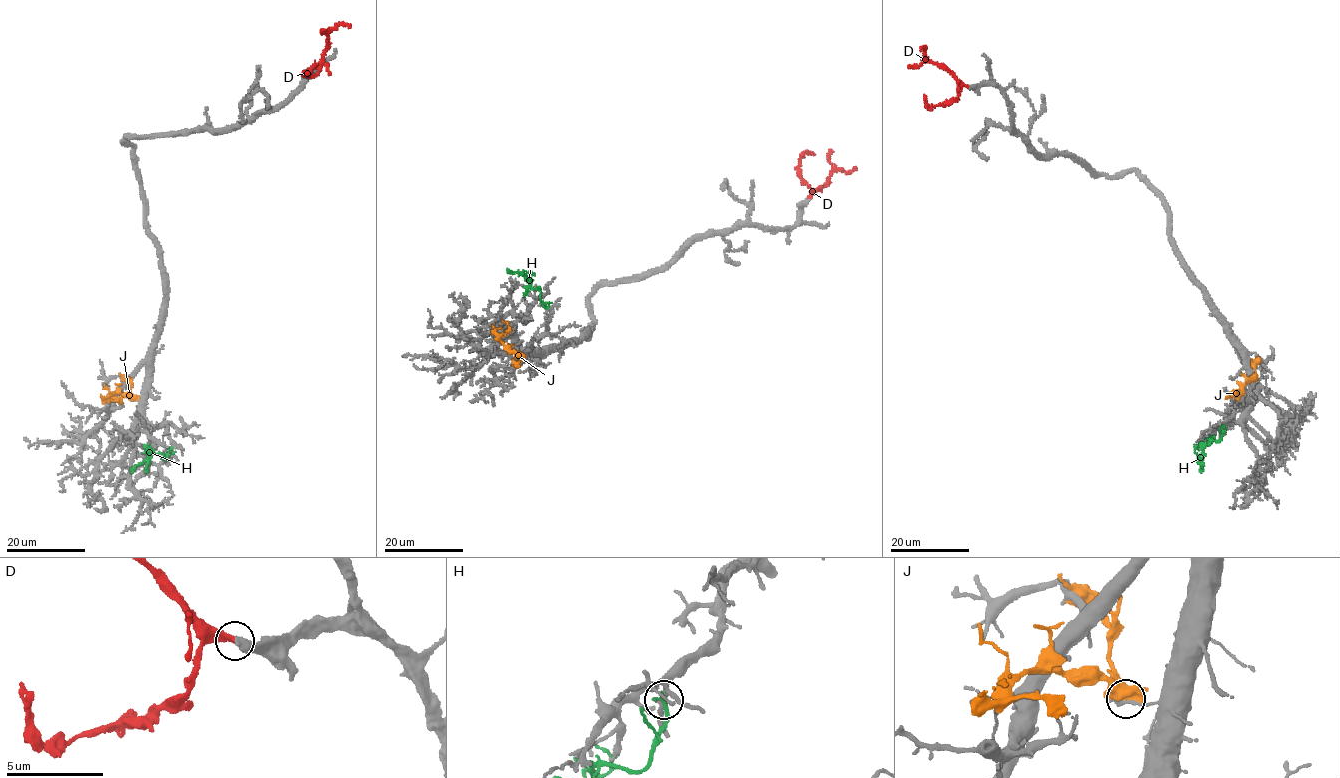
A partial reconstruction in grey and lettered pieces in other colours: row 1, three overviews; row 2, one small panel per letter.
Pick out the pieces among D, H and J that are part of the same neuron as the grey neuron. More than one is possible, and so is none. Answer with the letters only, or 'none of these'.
D

